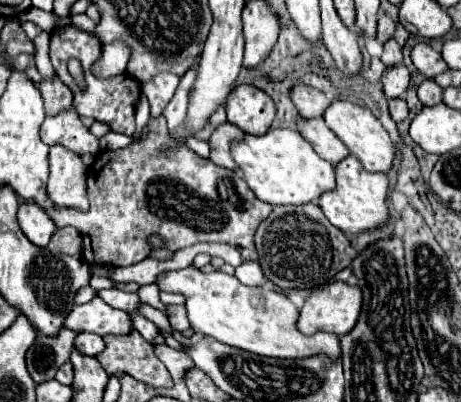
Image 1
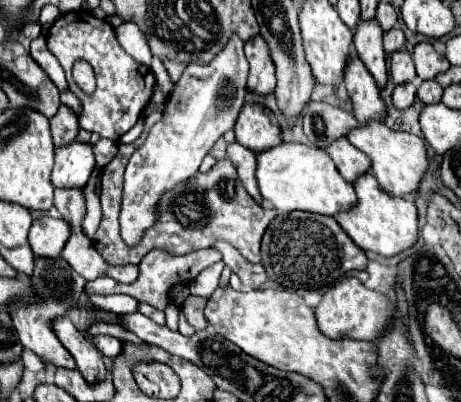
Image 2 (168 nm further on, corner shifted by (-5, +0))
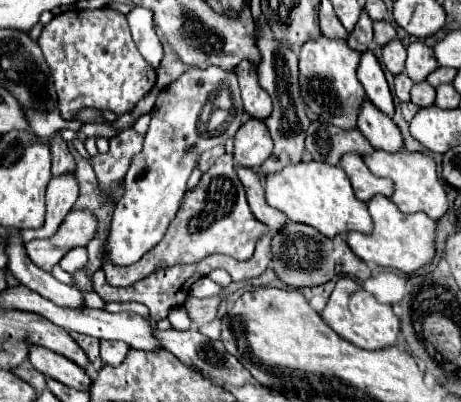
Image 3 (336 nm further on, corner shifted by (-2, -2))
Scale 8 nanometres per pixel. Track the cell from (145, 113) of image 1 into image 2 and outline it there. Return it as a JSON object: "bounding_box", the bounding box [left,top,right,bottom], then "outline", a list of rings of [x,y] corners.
{"bounding_box":[119,118,144,144],"outline":[[[139,118],[135,126],[119,138],[119,143],[129,144],[131,142],[134,142],[141,135],[141,132],[143,132],[143,122],[144,118]]]}

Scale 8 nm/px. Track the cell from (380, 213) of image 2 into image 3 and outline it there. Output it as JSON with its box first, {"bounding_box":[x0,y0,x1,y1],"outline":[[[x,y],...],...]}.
{"bounding_box":[346,194,434,274],"outline":[[[376,194],[368,200],[368,212],[374,222],[372,232],[346,234],[346,242],[352,248],[352,252],[366,264],[376,264],[382,268],[400,270],[404,274],[414,274],[420,266],[428,264],[434,258],[434,222],[426,214],[404,214],[390,202],[390,198],[382,194]]]}

